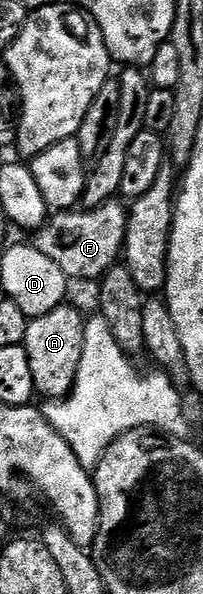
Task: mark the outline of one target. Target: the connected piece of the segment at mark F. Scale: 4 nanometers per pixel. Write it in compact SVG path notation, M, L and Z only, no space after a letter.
M110 199L94 209L82 211L74 207L54 212L36 234L37 249L43 251L47 259L55 259L55 263L59 263L59 271L63 271L66 277L82 277L85 281L96 282L118 264L125 247L129 210L120 203L120 200Z

